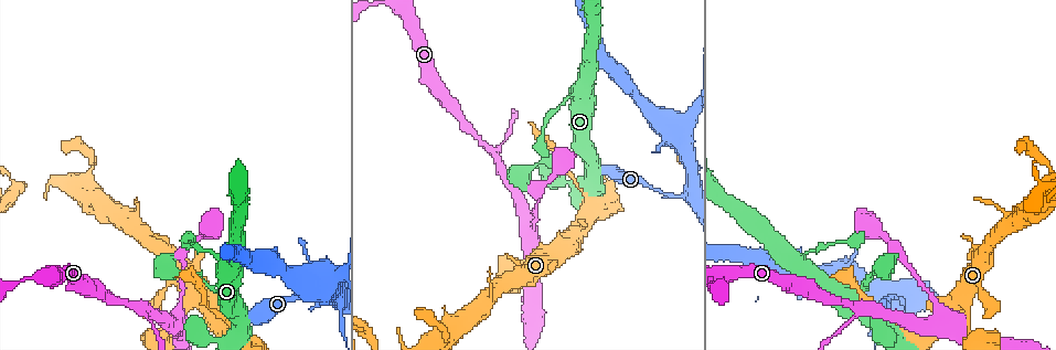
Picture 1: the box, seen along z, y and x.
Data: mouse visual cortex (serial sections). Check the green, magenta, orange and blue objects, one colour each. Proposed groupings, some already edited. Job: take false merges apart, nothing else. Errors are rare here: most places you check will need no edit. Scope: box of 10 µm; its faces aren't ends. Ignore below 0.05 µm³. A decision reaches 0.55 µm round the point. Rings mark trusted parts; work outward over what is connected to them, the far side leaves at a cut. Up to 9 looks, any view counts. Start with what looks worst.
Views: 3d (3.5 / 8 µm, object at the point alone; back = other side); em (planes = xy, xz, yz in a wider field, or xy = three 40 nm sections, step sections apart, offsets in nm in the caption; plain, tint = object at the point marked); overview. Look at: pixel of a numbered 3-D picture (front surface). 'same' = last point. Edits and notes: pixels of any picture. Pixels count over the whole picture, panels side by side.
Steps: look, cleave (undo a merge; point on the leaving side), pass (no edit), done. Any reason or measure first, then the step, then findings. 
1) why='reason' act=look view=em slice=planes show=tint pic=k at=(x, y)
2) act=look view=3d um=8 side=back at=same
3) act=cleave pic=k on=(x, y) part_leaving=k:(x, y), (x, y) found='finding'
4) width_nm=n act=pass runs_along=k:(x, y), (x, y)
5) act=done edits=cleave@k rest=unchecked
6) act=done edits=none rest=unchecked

why='thin arm on a thick one' act=look view=3d um=3.5 side=back pic=1 at=(860, 309)

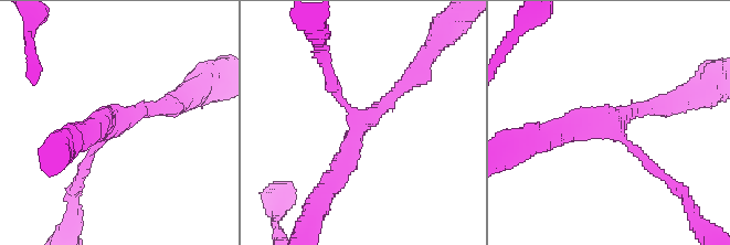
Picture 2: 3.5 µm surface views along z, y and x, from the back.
arms=3 arm_widths_nm=150,250,350 why='now the EM' act=look view=em slice=planes show=tint pic=2 at=(118, 119)

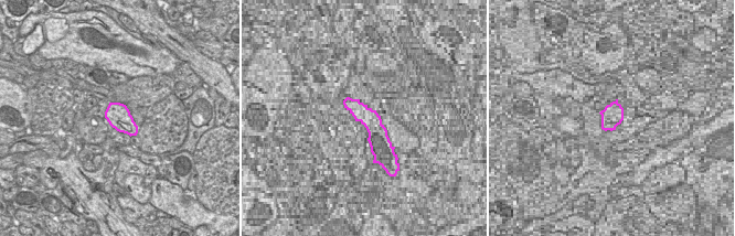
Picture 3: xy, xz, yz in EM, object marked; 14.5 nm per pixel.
act=look view=em slice=xy step=1 show=tint at=same

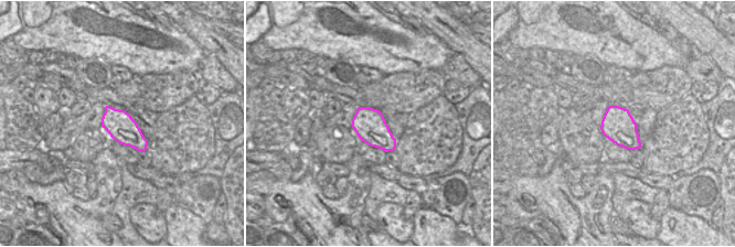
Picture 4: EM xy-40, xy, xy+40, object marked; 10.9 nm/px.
act=pass runs_along=2:(418, 68), (357, 128), (334, 179) found='continuous, no second cell'

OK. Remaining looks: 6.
why='sudden change in width' act=look view=3d um=8 pic=1 at=(900, 299)

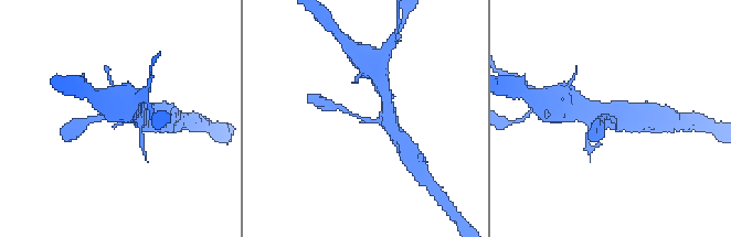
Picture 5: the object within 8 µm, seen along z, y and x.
why='closer look' act=look view=3d um=3.5 side=back at=same

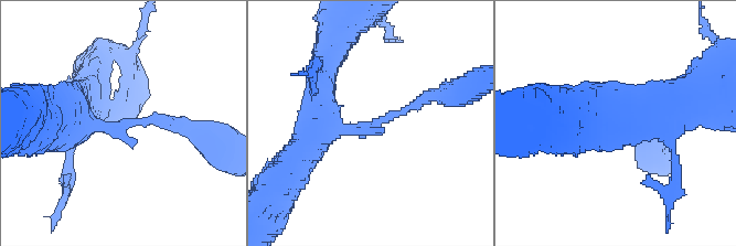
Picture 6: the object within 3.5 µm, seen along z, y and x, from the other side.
act=pass runs_along=6:(194, 131), (73, 118) found='all the same cell'

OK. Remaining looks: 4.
why='sudden change in width' act=look view=em slice=xy step=5 show=tint pic=1 at=(322, 288)

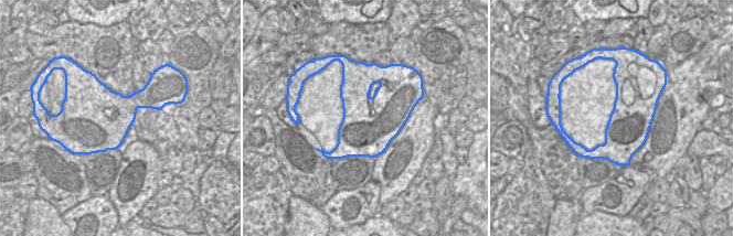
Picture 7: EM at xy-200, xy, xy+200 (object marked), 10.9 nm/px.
why='wider look' act=look view=3d um=3.5 at=same

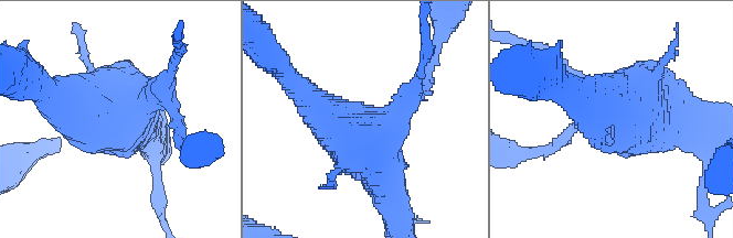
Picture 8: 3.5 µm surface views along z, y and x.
act=pass runs_along=8:(390, 176), (380, 131), (298, 89) found='continuous, no second cell'

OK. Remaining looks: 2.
why='thick turns thin' act=look view=3d um=3.5 pic=1 at=(969, 312)

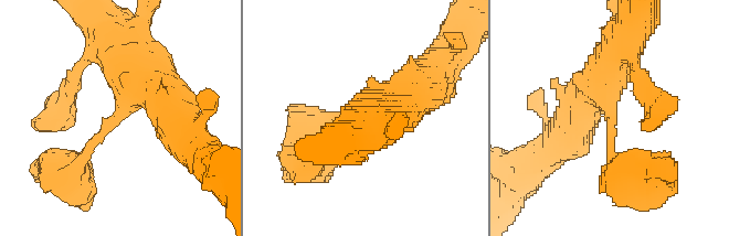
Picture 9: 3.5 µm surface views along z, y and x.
why='need the tissue' act=look view=em slice=xy step=5 show=tint pic=9 at=(609, 114)

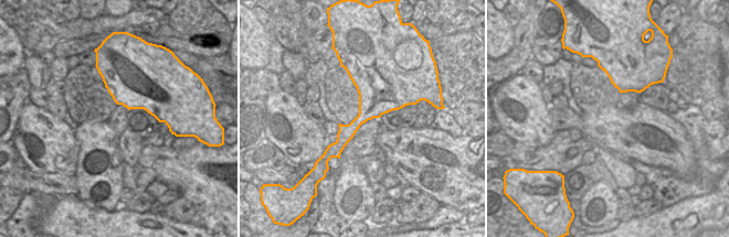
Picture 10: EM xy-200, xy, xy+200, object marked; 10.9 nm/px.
act=pass runs_along=9:(125, 52), (141, 79), (71, 171) found='continuous, no second cell'

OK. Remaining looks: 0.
act=done edits=none rest=unchecked

